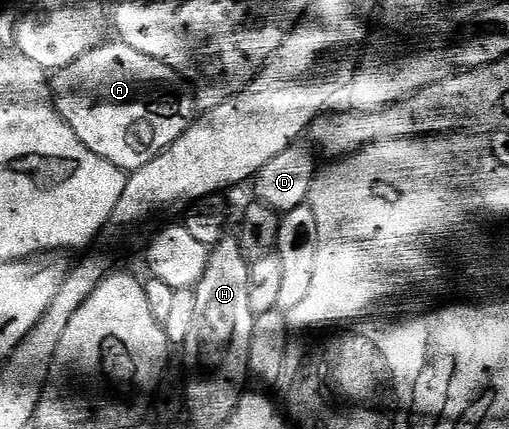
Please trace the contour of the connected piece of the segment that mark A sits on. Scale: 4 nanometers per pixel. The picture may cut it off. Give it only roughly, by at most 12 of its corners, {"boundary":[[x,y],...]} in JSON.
{"boundary":[[106,42],[51,84],[67,126],[126,174],[195,119],[190,85]]}

